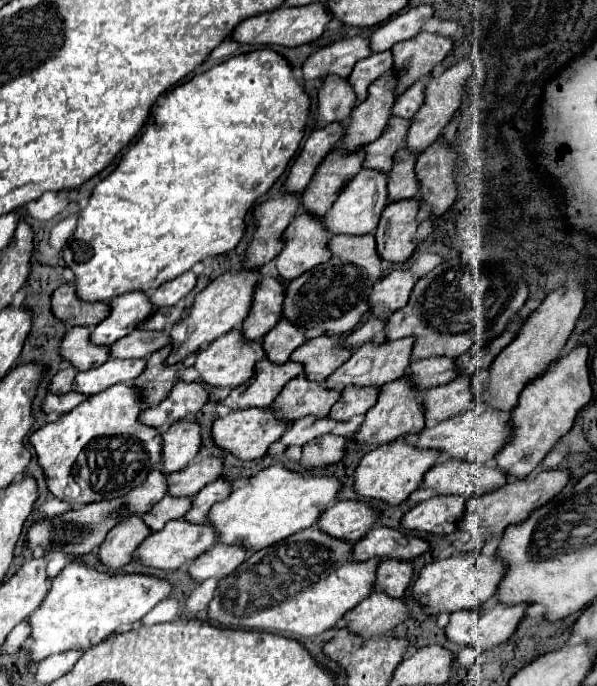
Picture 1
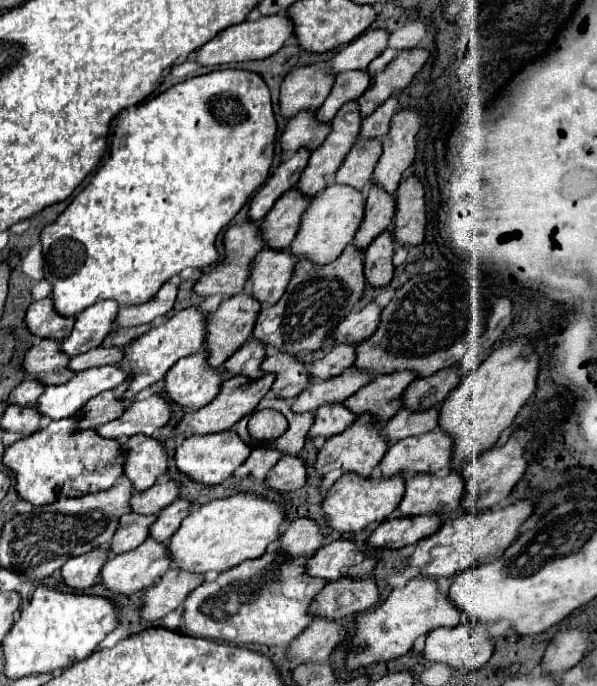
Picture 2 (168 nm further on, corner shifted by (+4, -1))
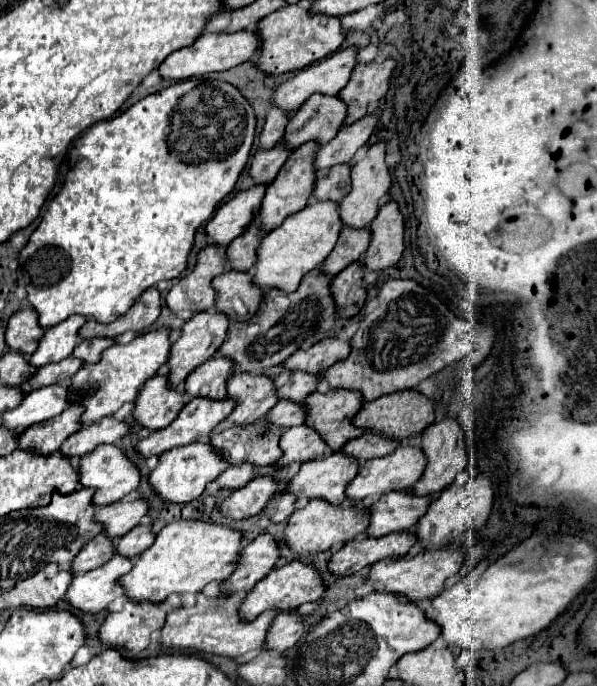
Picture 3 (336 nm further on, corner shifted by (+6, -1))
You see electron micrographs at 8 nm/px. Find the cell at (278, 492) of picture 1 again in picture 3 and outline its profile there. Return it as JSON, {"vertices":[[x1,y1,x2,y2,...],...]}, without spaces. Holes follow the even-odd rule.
{"vertices":[[175,521,165,525,153,545,133,563,133,569,117,583,133,603,163,603,171,593,199,593,211,581,223,581,233,571,233,557,241,551,241,535,235,529,207,521]]}

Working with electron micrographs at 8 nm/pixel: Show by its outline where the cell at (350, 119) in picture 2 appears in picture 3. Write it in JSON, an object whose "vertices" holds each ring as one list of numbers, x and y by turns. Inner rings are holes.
{"vertices":[[301,145,297,151,293,151,289,155,289,159,285,161,285,165,281,167,279,175,275,177,275,181,267,187,265,197,261,201,261,209,259,209,257,217,253,219,253,223,257,223,257,227,263,233,277,229,289,213,295,213,295,211,299,211,301,207,307,205,309,193,313,189,313,181,317,179,317,175,313,173,313,157,315,157,317,149,319,149,319,145]]}

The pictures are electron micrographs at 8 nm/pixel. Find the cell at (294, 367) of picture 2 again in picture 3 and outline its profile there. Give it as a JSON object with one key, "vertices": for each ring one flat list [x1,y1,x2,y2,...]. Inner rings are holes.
{"vertices":[[235,373,227,379,227,399,235,401,235,409,227,415,223,425,249,425,261,417,277,403,273,397,273,381,265,375]]}

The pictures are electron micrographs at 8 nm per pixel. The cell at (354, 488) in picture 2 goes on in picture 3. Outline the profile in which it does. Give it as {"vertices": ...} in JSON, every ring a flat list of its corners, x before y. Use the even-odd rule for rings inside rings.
{"vertices":[[309,501,305,507,293,511,293,515,287,521,285,527,285,537,283,543,297,553,297,557,309,557,327,549,333,549,337,545,343,545,355,537,359,537,361,533,365,533,365,525,361,525,361,517,357,517,357,513,361,513,361,507,353,505,353,507,329,507,325,505,325,501]]}

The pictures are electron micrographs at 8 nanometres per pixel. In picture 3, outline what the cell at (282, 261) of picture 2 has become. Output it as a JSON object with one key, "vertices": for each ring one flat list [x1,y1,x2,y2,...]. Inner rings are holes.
{"vertices":[[221,273,213,279,215,311,227,315,231,321,245,321,257,313,263,291,249,285,249,273]]}

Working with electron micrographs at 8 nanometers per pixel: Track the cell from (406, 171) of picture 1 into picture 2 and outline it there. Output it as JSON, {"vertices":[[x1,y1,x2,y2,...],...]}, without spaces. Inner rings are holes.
{"vertices":[[371,183,365,205,365,219,353,243,359,245,359,249,365,249,373,241,373,237,377,237,393,223,393,217,395,217,395,195,383,191,377,183]]}

